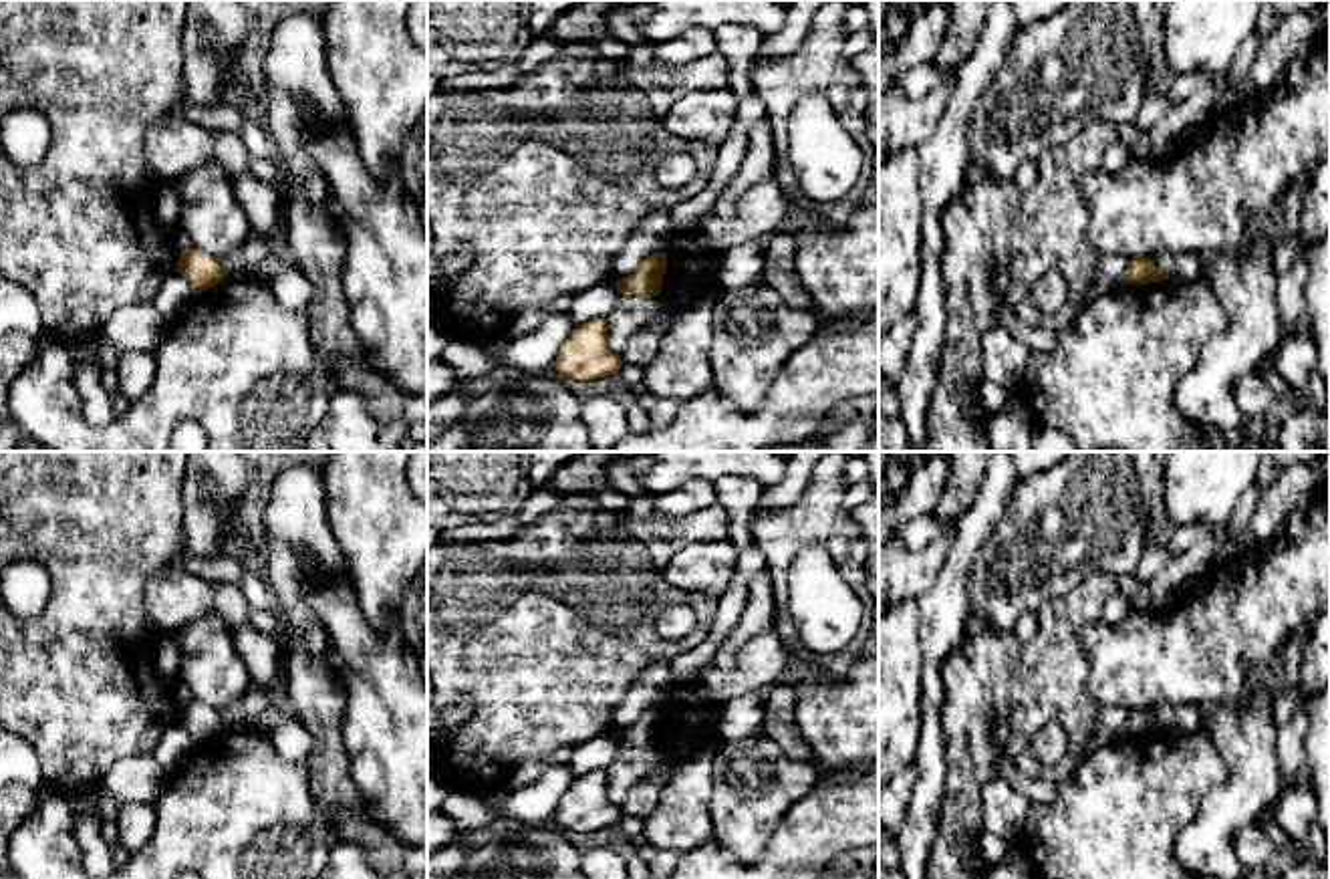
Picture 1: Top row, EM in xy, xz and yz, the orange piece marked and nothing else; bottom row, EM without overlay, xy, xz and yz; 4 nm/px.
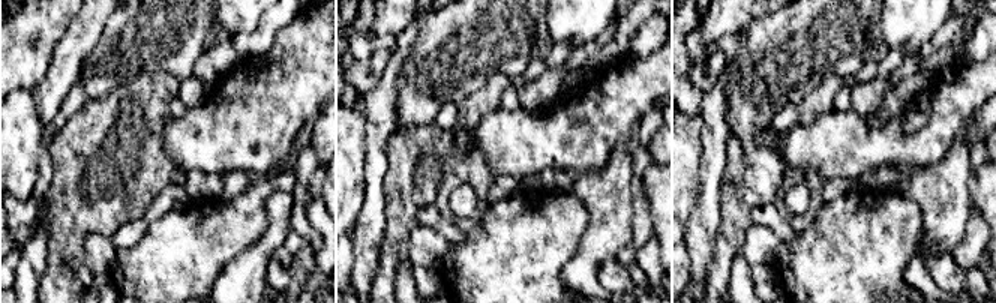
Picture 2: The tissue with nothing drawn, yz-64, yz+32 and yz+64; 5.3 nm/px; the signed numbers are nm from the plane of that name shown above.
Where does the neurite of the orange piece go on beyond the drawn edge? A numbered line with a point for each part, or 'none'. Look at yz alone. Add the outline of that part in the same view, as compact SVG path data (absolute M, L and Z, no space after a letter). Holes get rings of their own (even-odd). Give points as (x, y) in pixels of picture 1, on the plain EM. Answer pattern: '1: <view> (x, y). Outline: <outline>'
none

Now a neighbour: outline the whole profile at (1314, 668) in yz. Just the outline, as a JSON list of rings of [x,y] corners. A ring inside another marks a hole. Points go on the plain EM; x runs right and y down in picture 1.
[[[1330,605],[1310,623],[1300,661],[1302,696],[1316,696],[1330,683]]]

